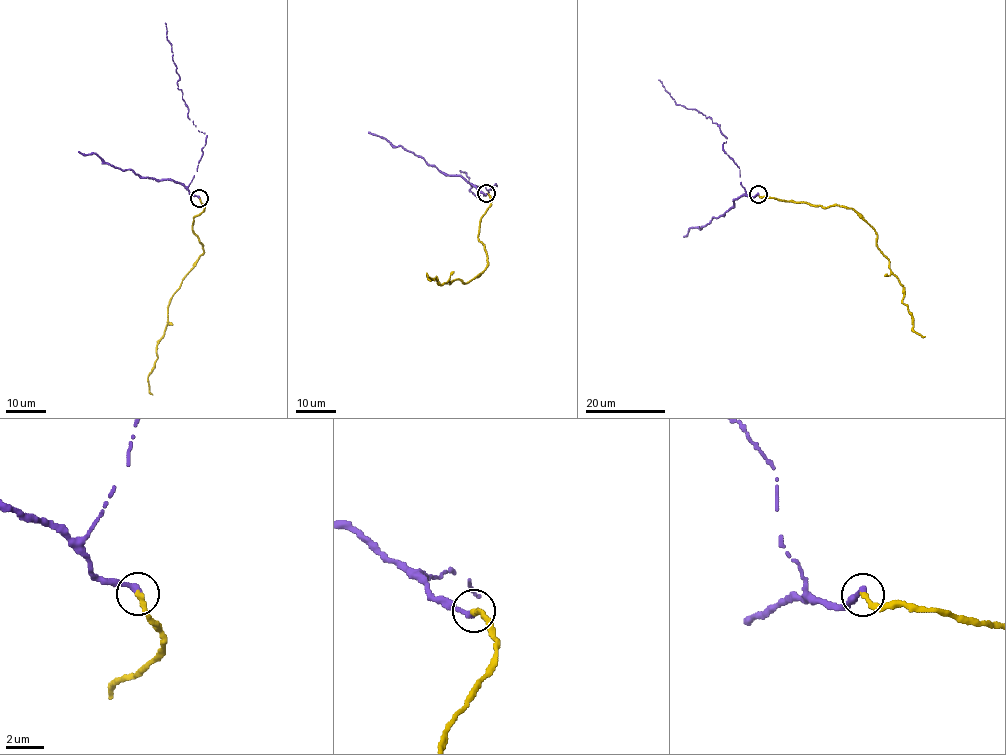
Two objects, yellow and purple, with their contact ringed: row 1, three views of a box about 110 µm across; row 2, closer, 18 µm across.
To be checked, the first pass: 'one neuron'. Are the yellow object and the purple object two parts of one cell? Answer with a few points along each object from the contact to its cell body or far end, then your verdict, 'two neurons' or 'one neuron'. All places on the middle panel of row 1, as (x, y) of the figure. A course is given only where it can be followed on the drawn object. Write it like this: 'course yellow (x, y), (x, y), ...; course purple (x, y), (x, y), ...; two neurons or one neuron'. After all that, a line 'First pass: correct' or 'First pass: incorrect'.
course yellow (487, 194), (491, 205), (478, 240), (488, 266), (467, 283), (441, 284), (427, 274), (430, 281); course purple (487, 194), (476, 186), (487, 190), (496, 184), (485, 195), (475, 196), (470, 191), (469, 178), (460, 170); two neurons
First pass: incorrect

